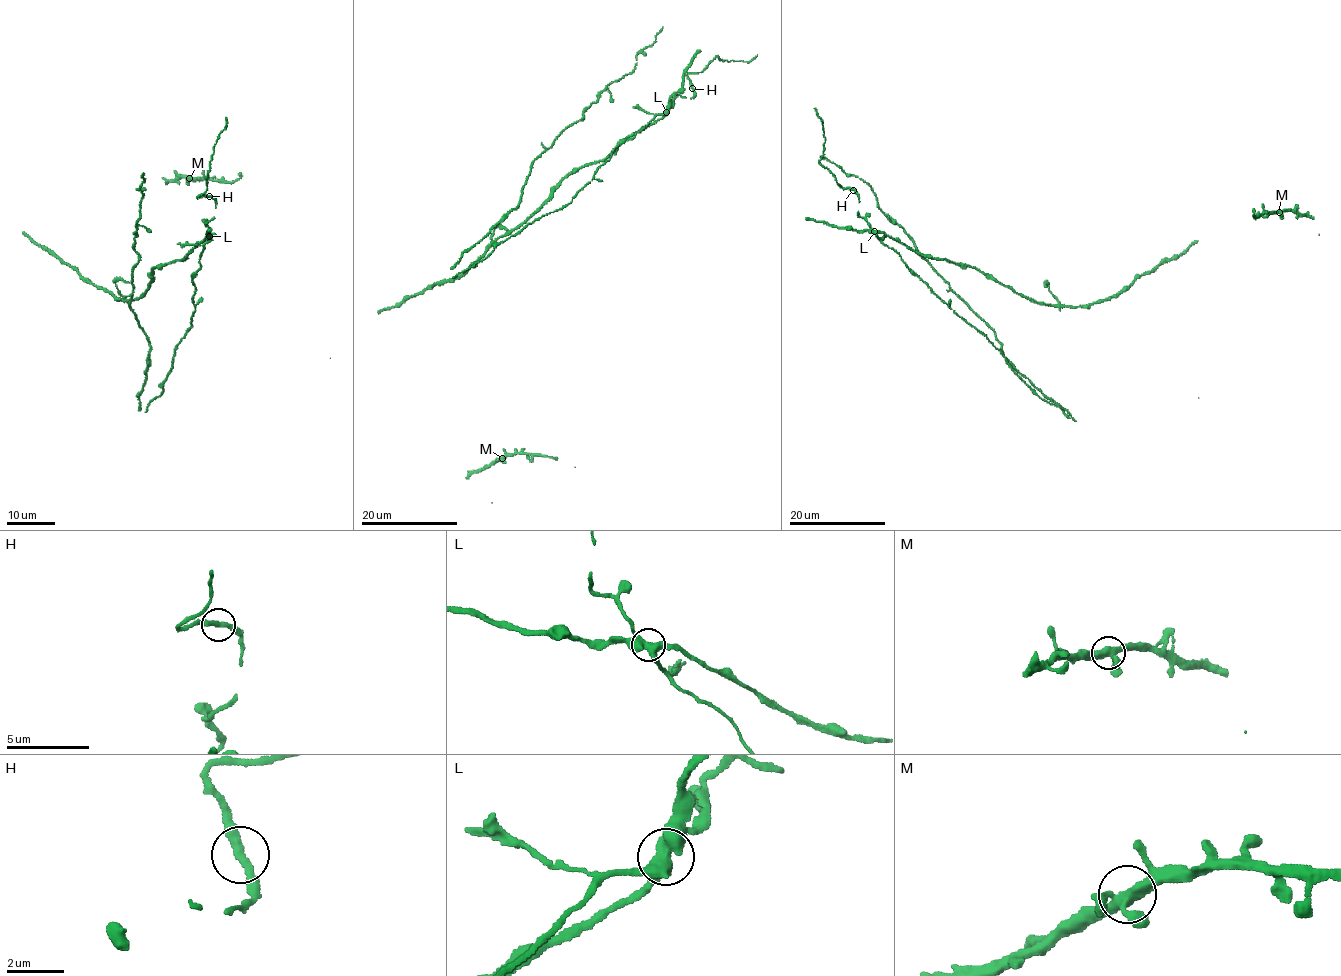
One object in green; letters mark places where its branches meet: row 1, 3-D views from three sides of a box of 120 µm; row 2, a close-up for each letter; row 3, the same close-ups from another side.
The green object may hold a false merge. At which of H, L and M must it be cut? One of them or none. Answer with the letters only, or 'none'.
L

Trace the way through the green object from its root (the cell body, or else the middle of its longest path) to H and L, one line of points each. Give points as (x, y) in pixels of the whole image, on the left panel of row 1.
H: (200, 258), (208, 240), (206, 224), (214, 216), (214, 199), (208, 197)
L: (200, 258), (209, 236)

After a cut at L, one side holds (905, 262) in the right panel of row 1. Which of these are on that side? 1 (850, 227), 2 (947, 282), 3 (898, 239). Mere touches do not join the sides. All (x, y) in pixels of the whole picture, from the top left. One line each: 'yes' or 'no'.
1: no
2: yes
3: no

